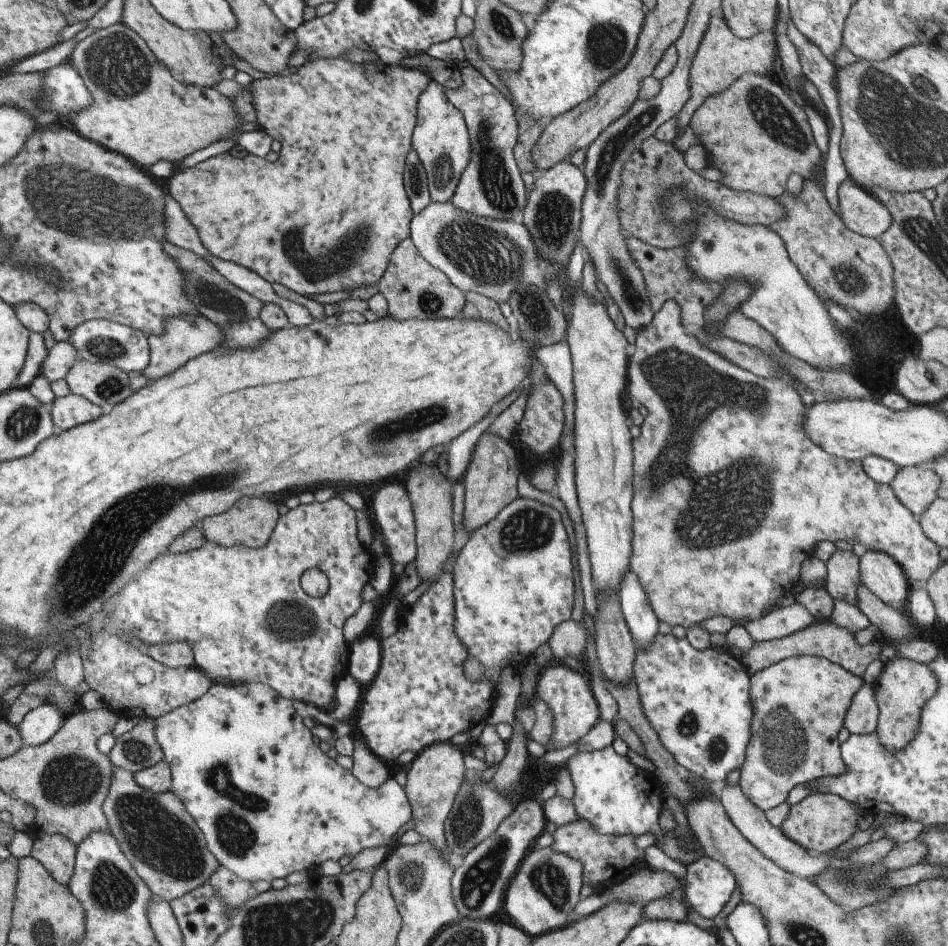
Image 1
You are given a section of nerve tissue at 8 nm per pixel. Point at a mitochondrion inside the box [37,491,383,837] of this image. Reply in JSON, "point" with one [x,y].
{"point":[68,780]}

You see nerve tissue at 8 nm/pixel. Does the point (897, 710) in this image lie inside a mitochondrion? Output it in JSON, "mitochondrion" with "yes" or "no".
{"mitochondrion":"no"}

